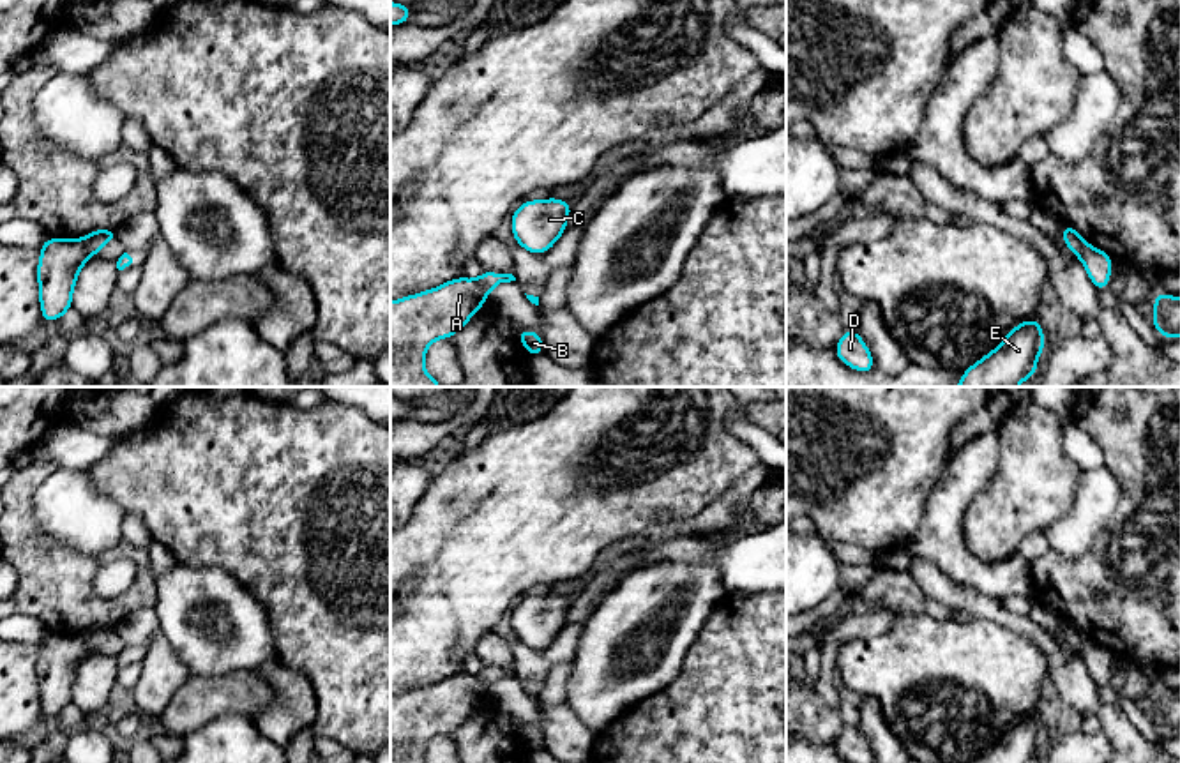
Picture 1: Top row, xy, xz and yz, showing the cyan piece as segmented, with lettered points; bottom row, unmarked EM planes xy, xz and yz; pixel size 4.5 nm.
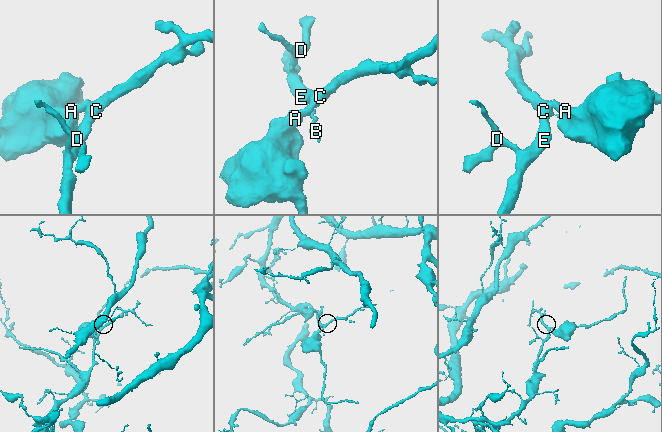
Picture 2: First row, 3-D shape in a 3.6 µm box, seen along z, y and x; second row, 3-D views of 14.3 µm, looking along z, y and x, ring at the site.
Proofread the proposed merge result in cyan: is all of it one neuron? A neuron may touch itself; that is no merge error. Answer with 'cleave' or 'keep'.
cleave

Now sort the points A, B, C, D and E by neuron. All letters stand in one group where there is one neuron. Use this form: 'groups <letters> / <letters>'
groups A / B C D E

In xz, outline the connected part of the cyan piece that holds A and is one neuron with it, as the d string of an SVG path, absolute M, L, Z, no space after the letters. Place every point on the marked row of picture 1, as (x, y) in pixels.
M454 277L427 291L390 302L390 387L443 387L426 373L424 357L436 339L450 339L488 291L468 277Z

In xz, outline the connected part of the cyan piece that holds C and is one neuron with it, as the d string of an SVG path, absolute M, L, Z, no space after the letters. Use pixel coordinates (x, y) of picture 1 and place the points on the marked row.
M555 196L523 201L511 215L516 244L532 254L548 253L567 230L572 205Z

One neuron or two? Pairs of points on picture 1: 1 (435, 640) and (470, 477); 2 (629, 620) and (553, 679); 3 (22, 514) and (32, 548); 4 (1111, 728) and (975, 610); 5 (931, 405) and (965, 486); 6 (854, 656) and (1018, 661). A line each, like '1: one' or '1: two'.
1: one
2: two
3: one
4: one
5: two
6: one

